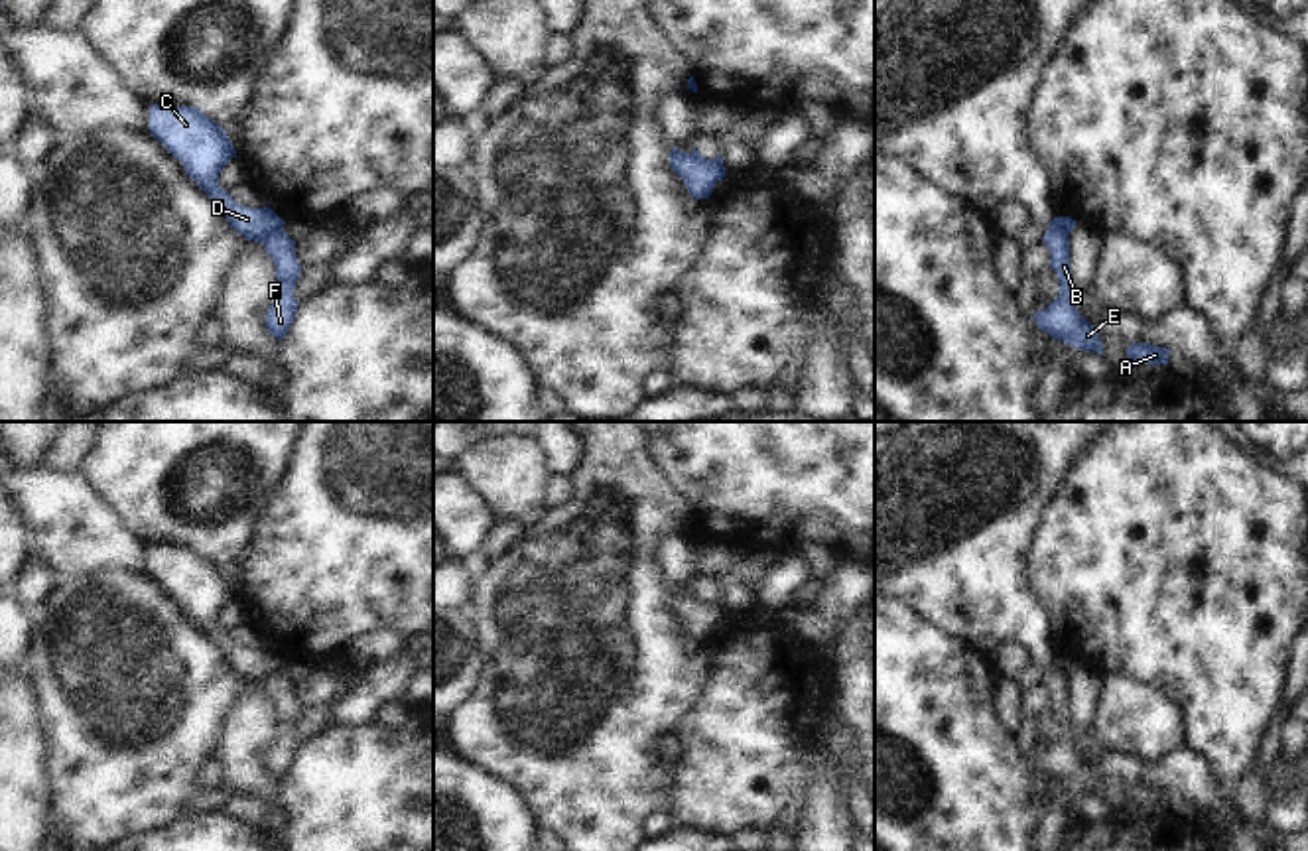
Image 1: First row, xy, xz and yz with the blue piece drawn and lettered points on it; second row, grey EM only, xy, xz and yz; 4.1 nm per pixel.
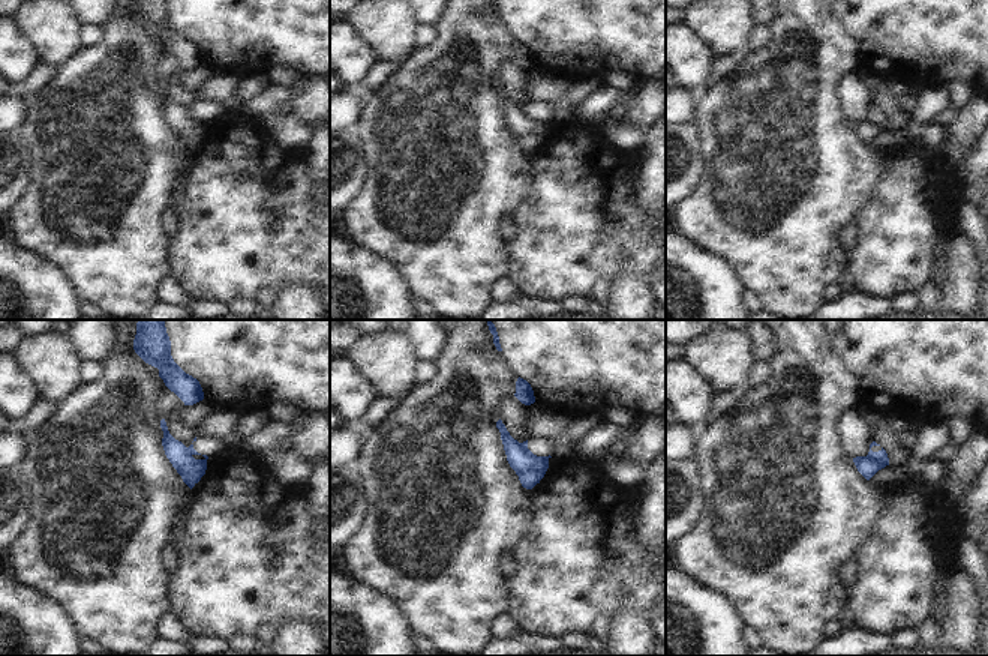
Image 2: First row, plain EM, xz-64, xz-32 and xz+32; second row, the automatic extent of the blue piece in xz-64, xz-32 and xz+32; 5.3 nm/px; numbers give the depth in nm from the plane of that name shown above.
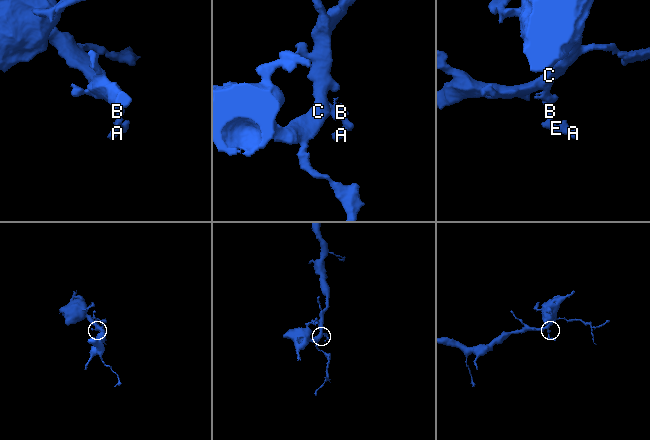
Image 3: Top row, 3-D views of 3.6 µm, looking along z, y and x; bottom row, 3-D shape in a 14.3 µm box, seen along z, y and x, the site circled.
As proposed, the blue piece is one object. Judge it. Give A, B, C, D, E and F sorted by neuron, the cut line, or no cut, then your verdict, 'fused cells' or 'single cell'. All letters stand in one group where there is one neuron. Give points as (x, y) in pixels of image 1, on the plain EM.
A B E F / C D | xy (280, 666), (261, 682) | fused cells

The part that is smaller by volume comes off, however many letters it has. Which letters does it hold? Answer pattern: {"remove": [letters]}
{"remove": ["A", "B", "E", "F"]}

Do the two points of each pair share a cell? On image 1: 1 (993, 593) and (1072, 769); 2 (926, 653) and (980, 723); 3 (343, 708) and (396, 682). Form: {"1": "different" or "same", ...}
{"1": "same", "2": "same", "3": "same"}

